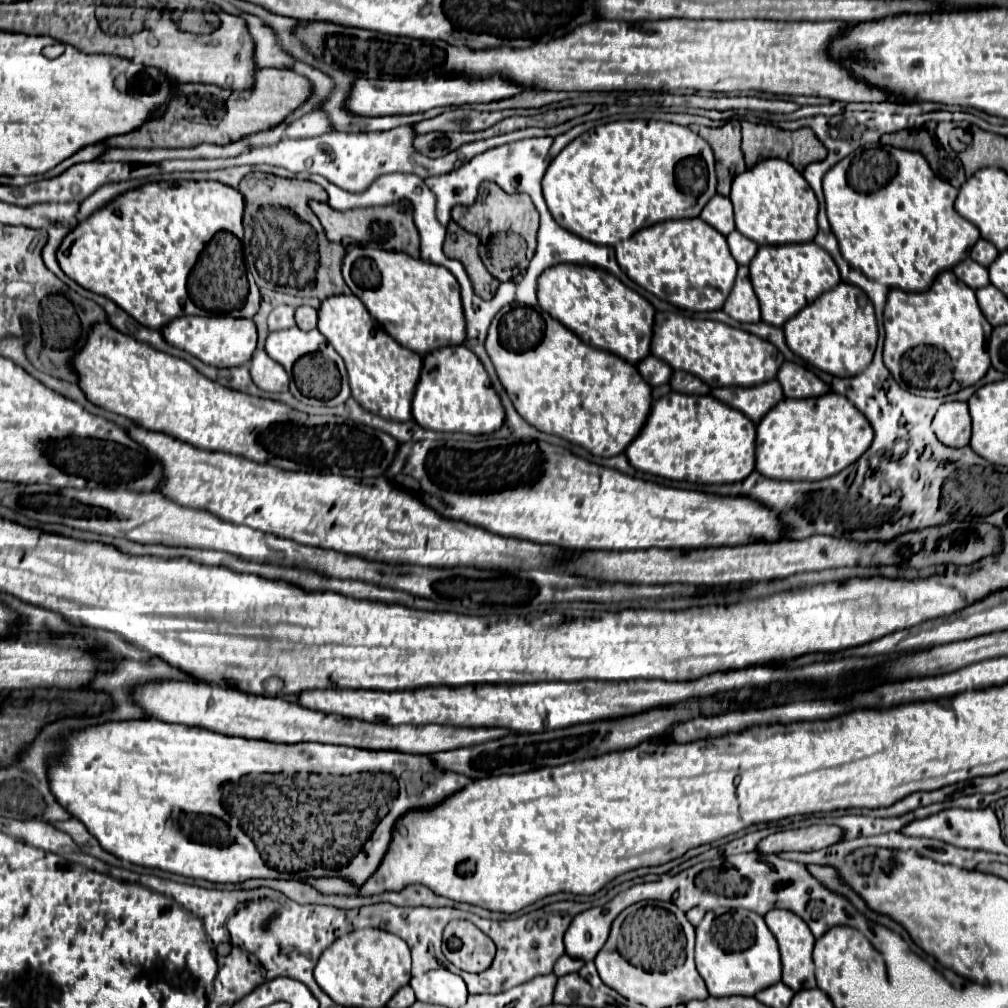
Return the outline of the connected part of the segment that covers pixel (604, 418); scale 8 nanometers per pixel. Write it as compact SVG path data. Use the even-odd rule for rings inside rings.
M510 306L504 314L498 314L488 328L486 352L516 412L528 424L532 424L540 432L554 434L572 444L578 444L594 456L608 458L622 454L624 448L636 438L636 432L640 432L640 428L644 426L648 408L652 406L650 386L644 384L642 376L630 362L612 352L584 344L574 332L570 332L558 320L550 318L538 308Z

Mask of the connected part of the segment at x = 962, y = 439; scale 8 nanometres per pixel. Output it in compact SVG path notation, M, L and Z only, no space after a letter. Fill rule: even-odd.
M946 402L938 408L932 430L936 438L950 448L962 448L970 442L970 414L966 402Z

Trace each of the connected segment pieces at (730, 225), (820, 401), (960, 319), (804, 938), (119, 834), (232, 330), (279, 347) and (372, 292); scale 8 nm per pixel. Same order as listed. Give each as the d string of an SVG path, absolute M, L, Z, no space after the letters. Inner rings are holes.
M716 194L702 210L700 218L708 222L712 228L728 236L734 230L734 216L732 216L732 202L726 196Z
M828 392L818 398L802 398L792 400L784 398L780 404L776 404L768 414L756 424L756 466L754 470L760 472L766 478L776 480L822 480L828 476L838 474L852 462L856 462L872 442L872 426L860 412L856 412L856 406L840 394Z
M942 272L934 286L926 292L904 292L904 290L890 290L888 302L883 312L884 338L883 362L890 370L892 378L902 386L904 390L916 394L916 396L948 396L962 388L968 388L984 378L984 374L990 368L990 356L988 356L988 336L992 332L990 322L984 318L976 294L972 288L968 288L964 282L960 282L954 272Z
M772 910L764 916L766 926L770 928L770 932L774 934L774 938L778 940L778 948L780 948L782 962L782 984L786 984L788 988L792 988L794 992L804 990L804 988L816 988L814 982L814 962L812 962L812 948L814 948L814 936L810 932L810 928L804 924L804 920L800 920L796 914L788 912L788 910Z
M126 720L126 722L106 722L100 726L90 726L86 730L78 730L72 732L66 740L64 740L64 756L56 762L52 762L52 794L58 796L56 800L60 800L60 804L64 804L64 808L68 808L72 812L74 818L78 818L88 832L100 842L100 846L108 852L112 852L114 856L128 860L132 864L138 866L150 866L150 868L160 868L166 872L174 872L180 876L190 876L190 878L202 878L208 882L216 882L216 884L240 884L246 882L250 878L276 878L276 868L268 868L268 864L264 864L264 860L260 860L260 854L254 846L250 846L250 838L242 836L242 830L238 826L234 826L234 816L230 812L226 812L226 808L222 806L222 784L230 782L230 780L240 780L242 776L248 774L262 774L262 773L278 773L289 772L293 775L297 772L308 773L326 773L326 774L340 774L350 775L354 772L390 772L398 778L400 782L400 794L394 802L388 804L386 810L378 810L376 816L376 824L372 826L372 832L368 836L368 840L360 846L360 850L354 854L352 862L346 864L344 868L340 868L340 878L346 878L350 884L354 884L356 888L360 888L380 866L380 862L384 860L386 852L388 852L388 844L392 838L392 828L396 824L396 820L400 818L400 814L404 816L410 810L428 810L434 808L438 804L442 804L448 796L456 794L458 790L462 790L464 786L468 786L472 782L472 778L460 776L456 772L446 772L442 768L438 768L430 756L420 756L420 754L406 754L406 752L364 752L360 748L344 748L344 746L324 746L324 744L314 744L314 742L304 742L304 744L276 744L276 742L266 742L266 740L244 740L244 738L232 738L232 736L220 736L216 732L208 732L204 728L188 728L184 724L168 724L168 722L160 722L160 720Z
M182 316L168 322L162 328L162 336L168 344L196 356L204 364L216 368L234 368L248 364L252 352L256 350L256 324L248 318L230 318L230 316Z
M288 328L288 330L278 330L270 332L266 340L266 352L272 360L282 364L286 372L292 372L292 364L310 352L320 350L326 346L326 338L318 330L304 332L300 328Z
M348 246L342 258L342 276L348 288L362 300L370 316L398 344L418 352L420 356L464 342L460 286L444 266L416 260L404 252Z

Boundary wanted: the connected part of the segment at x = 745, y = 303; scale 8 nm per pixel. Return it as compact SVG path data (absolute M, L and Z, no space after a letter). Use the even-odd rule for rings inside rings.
M748 266L738 268L738 276L724 304L724 312L736 322L760 322L760 304L748 278Z

